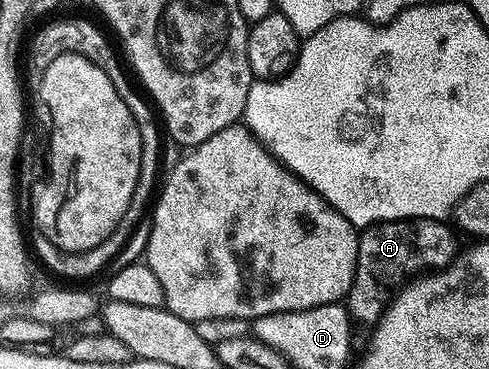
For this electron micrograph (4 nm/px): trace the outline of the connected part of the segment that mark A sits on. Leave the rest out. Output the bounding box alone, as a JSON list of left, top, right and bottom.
[345,219,457,324]

